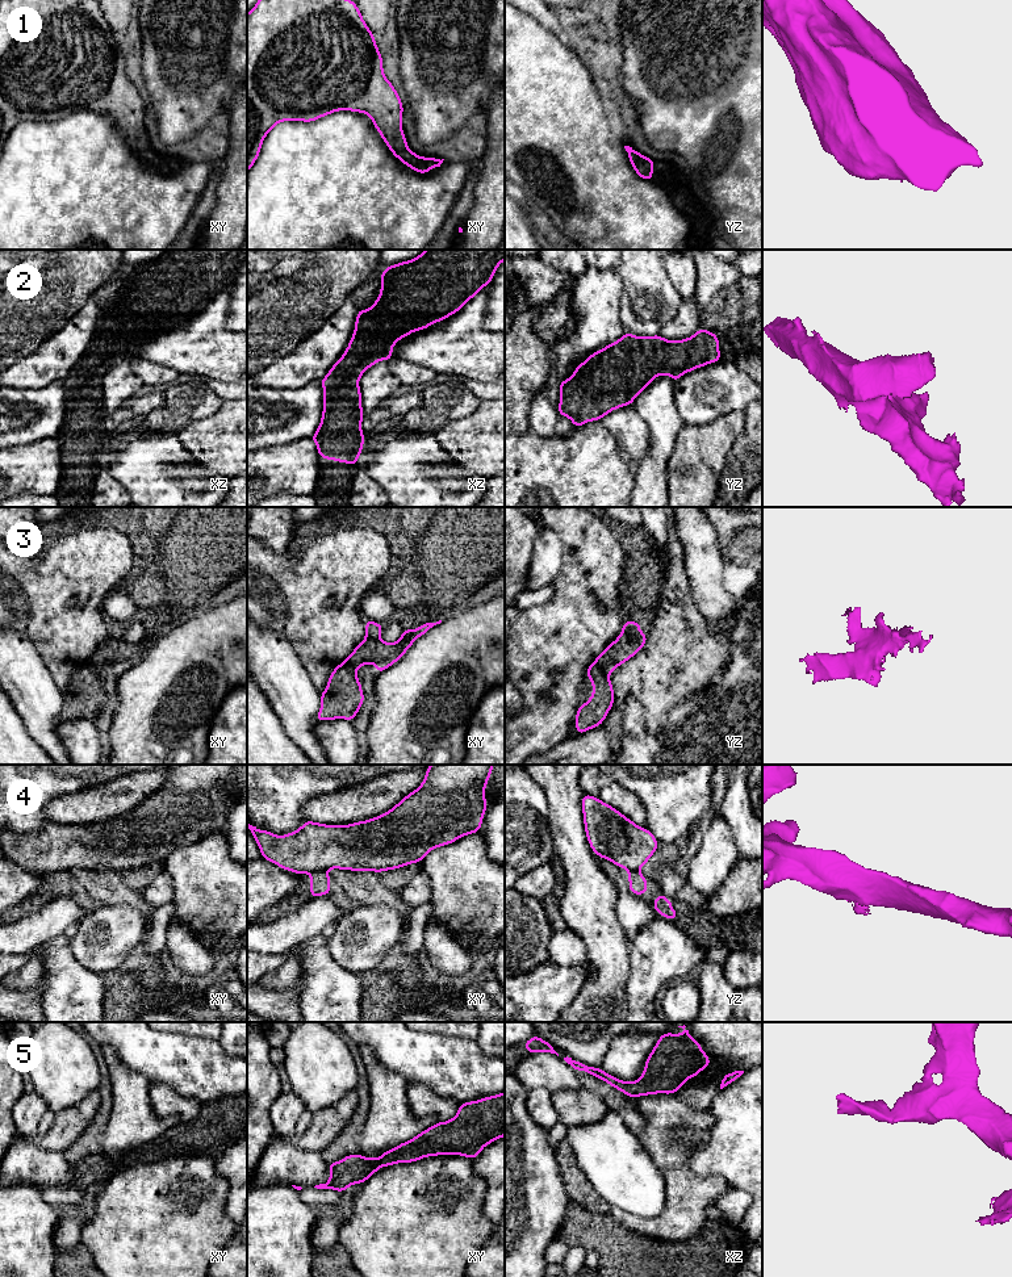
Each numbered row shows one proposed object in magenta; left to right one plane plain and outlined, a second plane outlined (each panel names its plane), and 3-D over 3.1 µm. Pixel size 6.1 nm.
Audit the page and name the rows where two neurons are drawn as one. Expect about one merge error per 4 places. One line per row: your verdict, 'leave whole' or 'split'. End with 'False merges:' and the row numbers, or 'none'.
1: leave whole
2: leave whole
3: split
4: split
5: leave whole
False merges: 3, 4

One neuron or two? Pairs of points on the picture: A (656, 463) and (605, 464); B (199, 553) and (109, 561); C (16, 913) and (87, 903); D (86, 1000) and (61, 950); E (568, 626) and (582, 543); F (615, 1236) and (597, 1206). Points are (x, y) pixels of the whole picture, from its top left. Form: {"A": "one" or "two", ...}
{"A": "two", "B": "two", "C": "one", "D": "one", "E": "one", "F": "two"}

